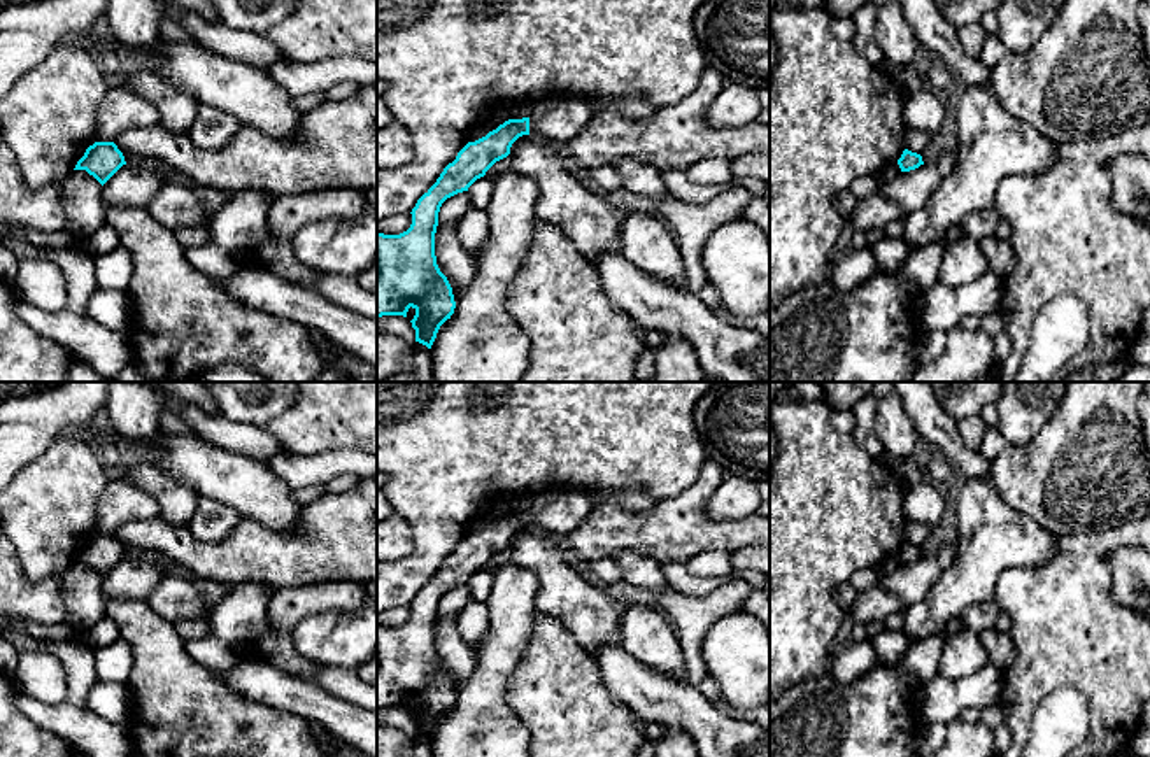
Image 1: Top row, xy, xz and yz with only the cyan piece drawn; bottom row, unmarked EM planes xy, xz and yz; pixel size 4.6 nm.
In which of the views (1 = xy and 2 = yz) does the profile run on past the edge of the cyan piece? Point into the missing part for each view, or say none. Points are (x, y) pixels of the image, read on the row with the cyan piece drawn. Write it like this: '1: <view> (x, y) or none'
1: none
2: none

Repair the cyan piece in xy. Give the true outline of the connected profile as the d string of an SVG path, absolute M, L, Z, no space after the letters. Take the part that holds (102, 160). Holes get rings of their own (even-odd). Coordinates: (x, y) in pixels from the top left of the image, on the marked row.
M95 142L74 170L86 170L103 186L123 165L126 165L124 156L114 142Z

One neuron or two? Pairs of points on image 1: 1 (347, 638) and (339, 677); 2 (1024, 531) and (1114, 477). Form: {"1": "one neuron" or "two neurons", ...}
{"1": "two neurons", "2": "two neurons"}

